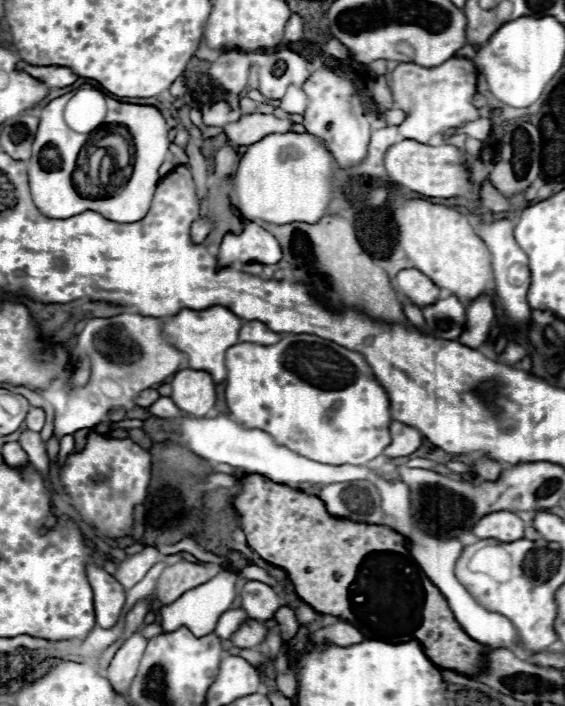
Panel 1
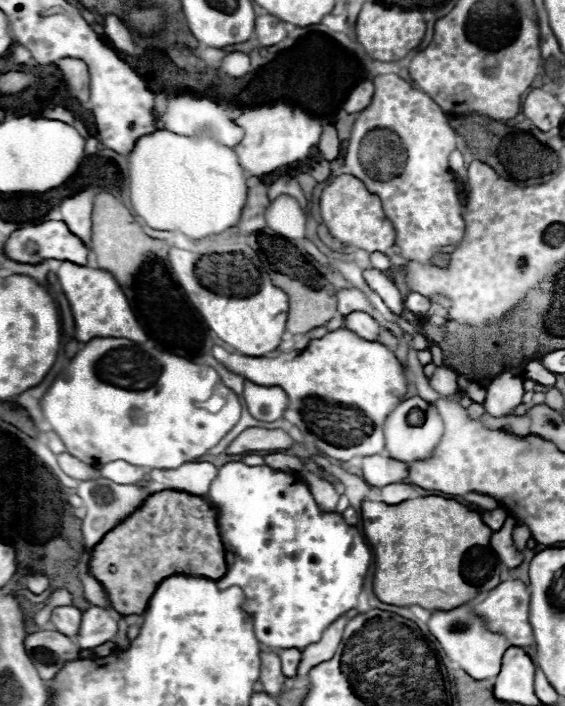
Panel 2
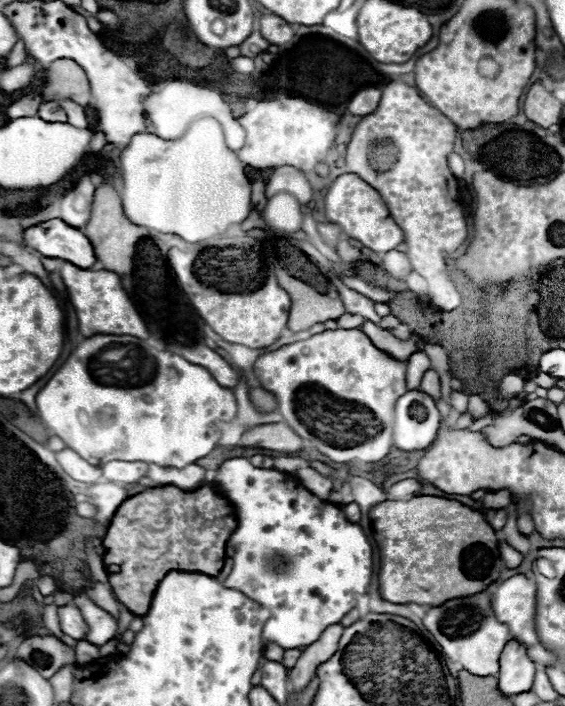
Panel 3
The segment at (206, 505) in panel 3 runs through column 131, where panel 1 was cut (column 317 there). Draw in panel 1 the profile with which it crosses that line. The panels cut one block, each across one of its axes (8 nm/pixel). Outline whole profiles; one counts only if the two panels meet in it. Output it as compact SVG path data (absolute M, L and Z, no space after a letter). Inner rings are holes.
M254 474L242 476L242 490L234 498L234 506L240 514L240 524L248 538L248 544L260 554L260 558L278 568L284 568L294 582L298 596L316 612L332 614L342 618L344 622L350 622L364 634L366 640L380 640L388 644L416 640L422 644L430 660L440 668L454 670L466 676L480 672L484 646L466 636L466 632L458 626L446 604L446 598L412 560L410 552L404 546L406 538L402 534L388 526L354 524L350 520L332 518L318 496L304 494L284 484L274 484L264 476Z

